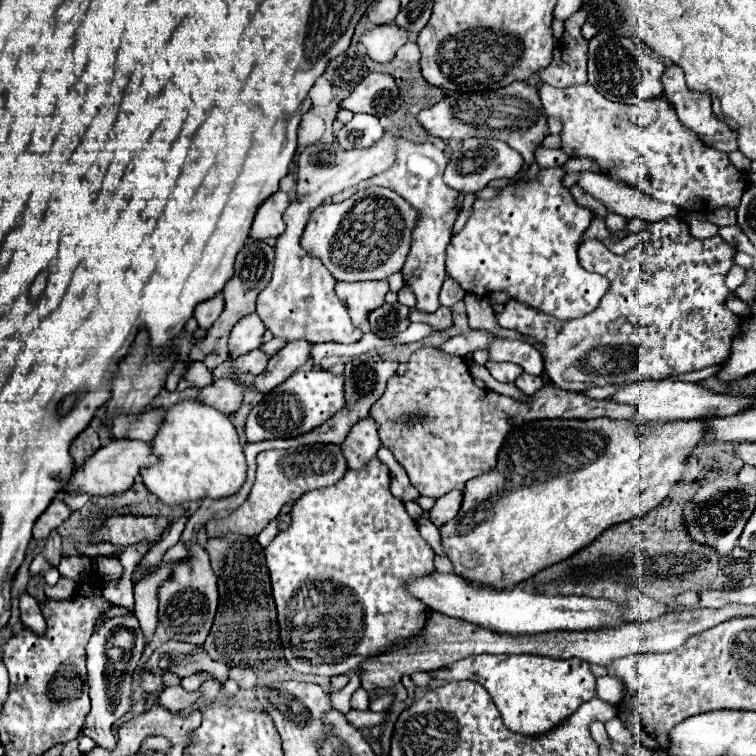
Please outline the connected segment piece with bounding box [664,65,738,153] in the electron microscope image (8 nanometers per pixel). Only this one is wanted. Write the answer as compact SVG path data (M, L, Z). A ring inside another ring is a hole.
M670 65L670 67L664 71L664 95L666 95L666 99L676 107L678 119L680 119L688 129L692 129L702 141L706 141L706 145L710 145L710 147L714 147L714 149L720 149L720 151L724 151L724 153L732 153L732 151L738 149L738 145L736 145L736 139L738 139L738 137L736 137L736 131L730 129L730 127L726 125L726 121L722 121L722 119L718 119L718 117L714 115L708 93L694 91L694 89L690 89L690 87L686 85L684 71L682 71L678 65ZM714 135L720 135L720 139L714 141L714 139L712 139Z

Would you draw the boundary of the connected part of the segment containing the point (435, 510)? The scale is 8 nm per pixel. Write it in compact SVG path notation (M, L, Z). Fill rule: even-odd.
M450 491L448 495L436 501L436 505L430 511L430 521L436 527L442 527L444 523L452 521L458 515L460 507L462 507L462 491Z

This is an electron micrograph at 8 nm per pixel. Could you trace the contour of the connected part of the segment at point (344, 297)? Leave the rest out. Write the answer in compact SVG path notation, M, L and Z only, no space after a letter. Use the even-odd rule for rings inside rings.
M360 281L360 283L338 283L336 295L344 303L352 317L352 323L362 331L370 331L368 315L384 305L384 295L388 293L388 281Z

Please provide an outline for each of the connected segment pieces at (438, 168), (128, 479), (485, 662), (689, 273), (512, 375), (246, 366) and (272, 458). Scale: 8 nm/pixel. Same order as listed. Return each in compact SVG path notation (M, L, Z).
M404 137L396 139L396 161L390 169L384 173L378 173L362 183L362 187L382 185L392 191L396 191L400 197L404 197L418 213L416 227L412 229L412 247L408 253L408 259L402 267L404 281L412 287L416 295L416 309L420 311L436 311L438 305L438 293L446 279L446 247L452 237L452 225L458 217L458 191L450 189L442 175L448 165L448 157L442 149L438 149L432 143L412 143Z
M110 441L108 445L100 447L86 463L84 467L76 469L64 487L68 493L90 493L90 495L118 495L124 493L132 483L134 477L140 473L142 467L156 465L160 457L152 451L152 443L146 441Z
M470 655L468 659L446 665L444 669L418 671L410 679L418 687L426 687L434 681L472 679L492 695L492 701L496 703L504 725L524 735L546 733L548 727L556 725L556 721L564 721L564 717L570 717L596 693L594 675L586 671L584 663L576 663L574 657L552 659L544 655L508 655L498 659L500 661L492 665L492 655Z
M662 219L658 223L650 223L650 227L640 233L638 247L634 247L628 255L612 253L598 239L588 239L580 245L580 265L610 279L610 289L604 295L604 301L588 317L562 323L512 299L496 317L500 327L532 335L546 345L542 353L546 373L558 387L564 387L564 381L582 381L604 387L624 385L628 381L662 381L686 375L710 365L720 365L728 357L730 341L740 325L740 317L724 307L724 301L730 295L724 285L724 277L732 267L732 255L732 245L728 245L720 235L700 241L690 237L688 225L682 219Z
M488 361L486 363L486 369L490 371L490 375L496 379L496 381L502 381L502 383L514 383L514 379L522 373L520 365L516 363L506 363L506 361Z
M260 349L234 359L234 367L238 371L250 371L252 375L260 375L266 369L266 363L268 363L268 357Z
M314 443L314 445L304 445L298 449L262 451L258 455L256 481L252 485L248 499L228 517L218 519L218 521L208 521L206 535L218 537L218 535L226 535L226 533L240 533L240 535L254 537L274 517L278 517L280 509L286 503L300 499L306 491L336 485L344 477L346 471L348 471L348 465L346 465L344 453L342 453L340 445L332 445L332 443Z

